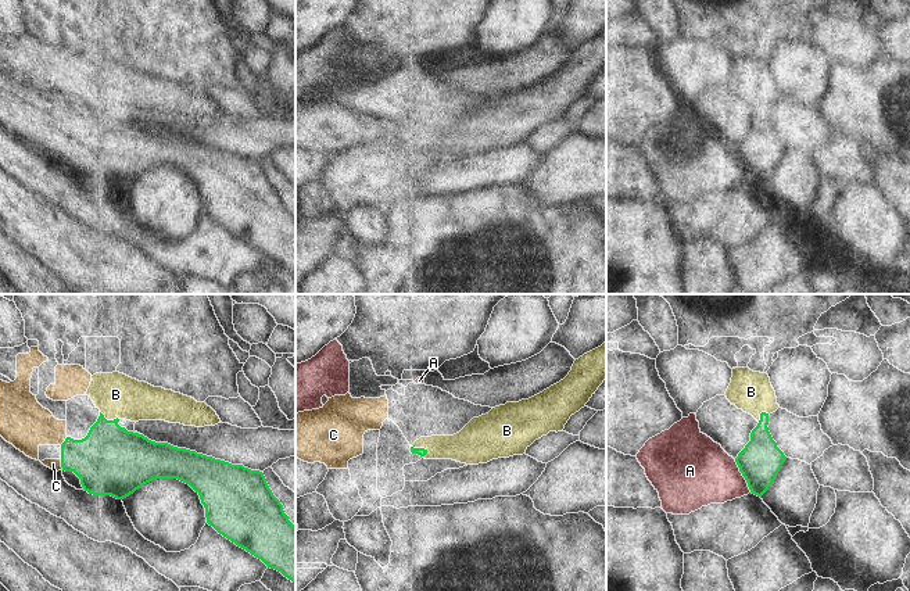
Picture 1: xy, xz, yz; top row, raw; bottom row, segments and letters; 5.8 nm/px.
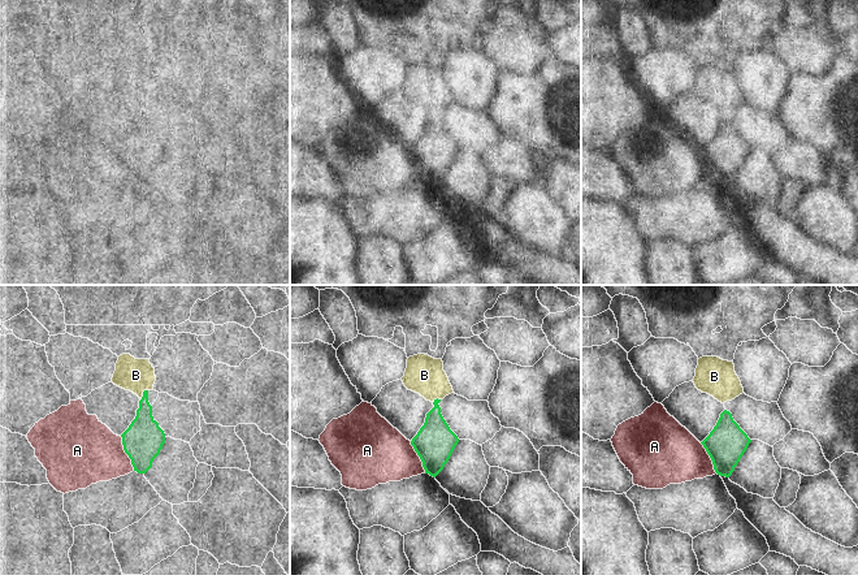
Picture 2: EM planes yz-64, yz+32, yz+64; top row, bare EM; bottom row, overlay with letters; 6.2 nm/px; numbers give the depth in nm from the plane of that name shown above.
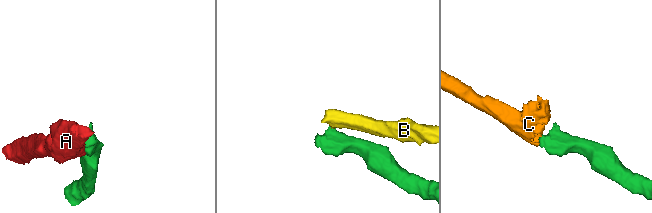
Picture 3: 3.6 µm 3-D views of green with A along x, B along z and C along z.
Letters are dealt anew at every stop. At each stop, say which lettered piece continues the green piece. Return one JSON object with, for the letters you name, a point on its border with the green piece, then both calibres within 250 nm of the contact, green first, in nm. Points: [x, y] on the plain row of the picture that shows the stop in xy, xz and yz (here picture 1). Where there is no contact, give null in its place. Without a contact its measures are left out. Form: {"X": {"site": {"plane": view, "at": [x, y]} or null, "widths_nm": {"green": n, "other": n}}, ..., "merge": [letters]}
{"C": {"site": {"plane": "xy", "at": [61, 154]}, "widths_nm": {"green": 360, "other": 60}}, "merge": ["C"]}

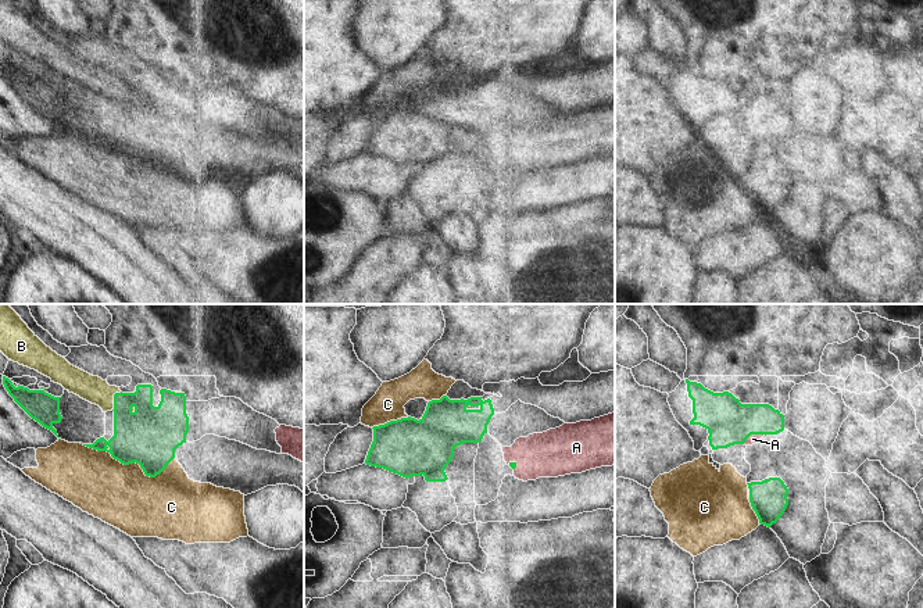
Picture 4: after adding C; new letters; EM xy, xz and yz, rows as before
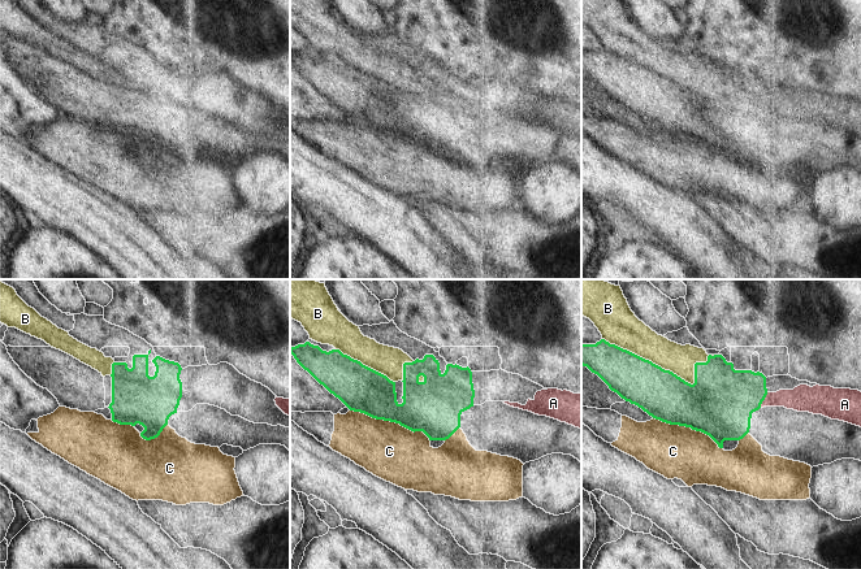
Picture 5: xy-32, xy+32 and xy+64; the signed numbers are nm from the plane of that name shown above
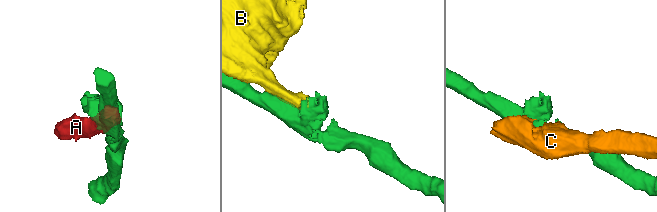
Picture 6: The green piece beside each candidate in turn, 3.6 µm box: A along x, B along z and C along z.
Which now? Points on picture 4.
{"merge": []}

